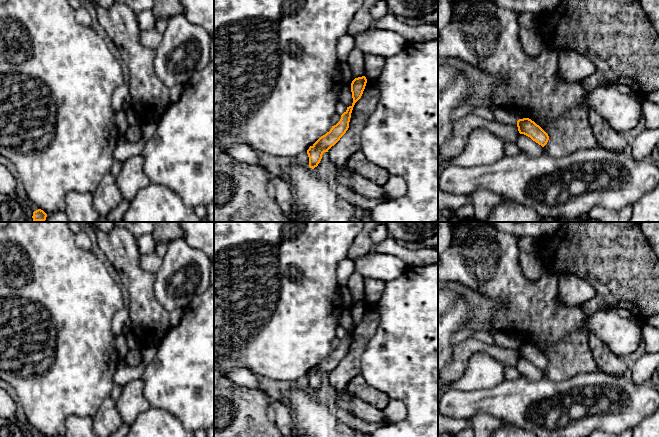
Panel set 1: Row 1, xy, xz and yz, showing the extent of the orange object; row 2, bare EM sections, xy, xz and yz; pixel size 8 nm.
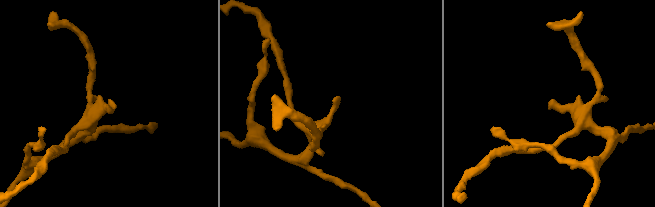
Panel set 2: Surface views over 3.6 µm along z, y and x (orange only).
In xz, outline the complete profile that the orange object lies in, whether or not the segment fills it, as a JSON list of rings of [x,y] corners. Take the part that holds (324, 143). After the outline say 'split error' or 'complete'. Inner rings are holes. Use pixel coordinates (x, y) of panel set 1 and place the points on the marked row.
[[[365,76],[355,78],[351,83],[351,92],[353,103],[347,107],[347,110],[341,115],[340,121],[332,126],[329,132],[321,136],[312,146],[307,150],[309,157],[309,167],[314,169],[318,166],[322,159],[324,152],[334,146],[340,138],[346,133],[349,128],[351,113],[355,103],[361,98],[365,89],[367,79]]]; complete

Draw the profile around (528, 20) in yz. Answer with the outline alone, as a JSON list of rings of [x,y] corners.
[[[520,13],[519,14],[519,24],[521,27],[526,28],[537,28],[538,20],[532,13]]]

